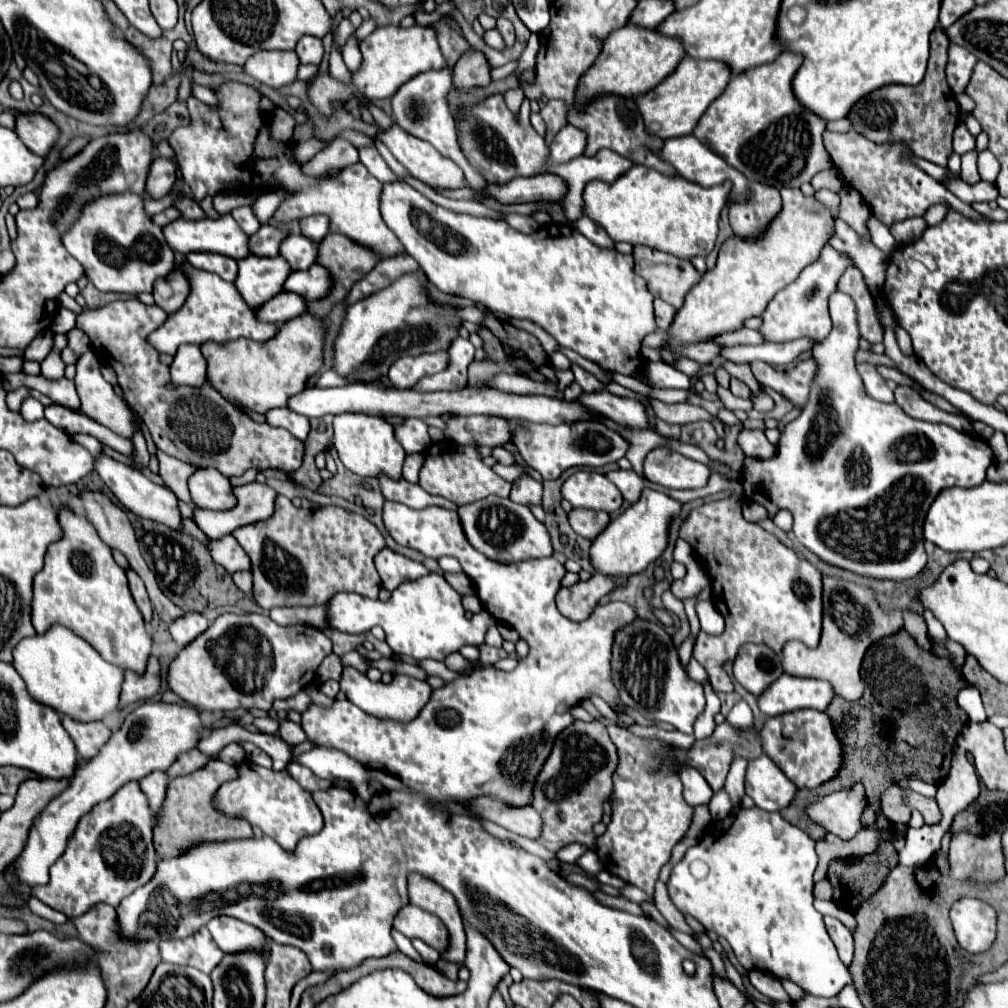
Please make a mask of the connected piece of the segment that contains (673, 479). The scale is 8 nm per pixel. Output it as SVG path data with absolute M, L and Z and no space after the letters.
M656 447L644 461L644 475L648 481L666 489L700 489L708 485L710 469L672 449Z

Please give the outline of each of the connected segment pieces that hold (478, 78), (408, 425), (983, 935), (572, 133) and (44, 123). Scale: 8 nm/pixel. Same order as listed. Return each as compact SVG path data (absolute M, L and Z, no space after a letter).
M468 49L462 53L454 65L454 85L456 87L486 87L490 83L490 63L486 55L478 49Z
M408 419L404 425L400 425L396 435L406 453L422 453L432 443L426 423L416 419Z
M960 899L950 909L958 943L970 953L986 951L996 937L996 911L978 899Z
M566 125L560 129L560 133L554 137L550 145L550 161L552 163L566 163L572 161L574 157L582 155L586 147L586 139L582 131L578 131L572 125Z
M22 113L16 117L16 131L22 143L30 147L30 151L48 157L56 141L60 139L60 129L42 113Z

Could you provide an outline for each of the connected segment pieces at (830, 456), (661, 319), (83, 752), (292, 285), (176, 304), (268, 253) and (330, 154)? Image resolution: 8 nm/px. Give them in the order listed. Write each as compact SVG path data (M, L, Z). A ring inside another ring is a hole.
M832 293L830 295L830 315L832 315L832 331L830 335L820 341L814 349L812 349L812 357L818 361L818 375L814 381L814 387L810 391L810 399L808 405L802 409L802 413L790 421L784 431L782 431L782 439L778 443L778 453L772 459L752 459L746 457L744 459L744 469L742 469L742 485L744 485L744 493L748 501L756 501L762 503L768 511L770 517L778 511L778 509L790 509L794 515L794 535L796 539L810 549L818 559L822 559L828 565L834 565L838 569L846 569L852 571L856 575L864 575L864 577L872 577L872 579L892 579L892 581L902 581L902 579L910 579L916 577L924 567L926 567L926 553L924 553L924 539L922 539L922 523L926 517L926 511L930 507L930 503L936 499L940 489L946 487L975 487L980 485L986 479L986 471L992 461L994 461L994 453L990 451L990 447L980 441L974 439L970 435L964 435L960 431L956 431L950 425L944 423L928 423L922 419L914 419L910 415L906 415L896 403L880 403L870 399L866 393L862 393L862 379L856 371L856 363L854 363L854 353L858 351L858 327L856 327L856 307L852 303L852 299L844 293Z
M654 299L654 313L656 313L656 325L658 325L658 329L666 331L666 327L670 325L670 319L674 317L674 311L676 309L672 305L664 303L662 299Z
M62 715L62 725L70 733L76 751L84 759L98 755L102 745L110 739L110 729L102 721L76 721L68 715Z
M312 265L306 271L294 271L288 275L284 283L284 291L302 295L306 301L318 299L318 295L326 291L326 271L322 271L322 267L318 265Z
M174 269L166 277L156 279L154 283L154 301L158 307L162 307L166 313L174 313L182 307L186 301L186 295L190 293L190 283L186 283L186 275L182 271Z
M262 225L254 235L250 235L248 247L252 255L260 255L260 257L276 257L278 255L278 243L282 243L286 235L272 227L272 225Z
M334 139L330 147L316 153L312 161L304 165L304 169L310 175L316 175L316 173L324 173L330 169L344 169L356 161L358 161L358 149L344 139Z

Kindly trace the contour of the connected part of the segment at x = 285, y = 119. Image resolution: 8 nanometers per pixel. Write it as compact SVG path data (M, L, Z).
M278 109L278 111L272 115L272 119L274 119L274 127L272 127L274 137L276 137L276 139L292 139L294 127L296 127L294 115L290 115L290 113L284 111L284 109Z

